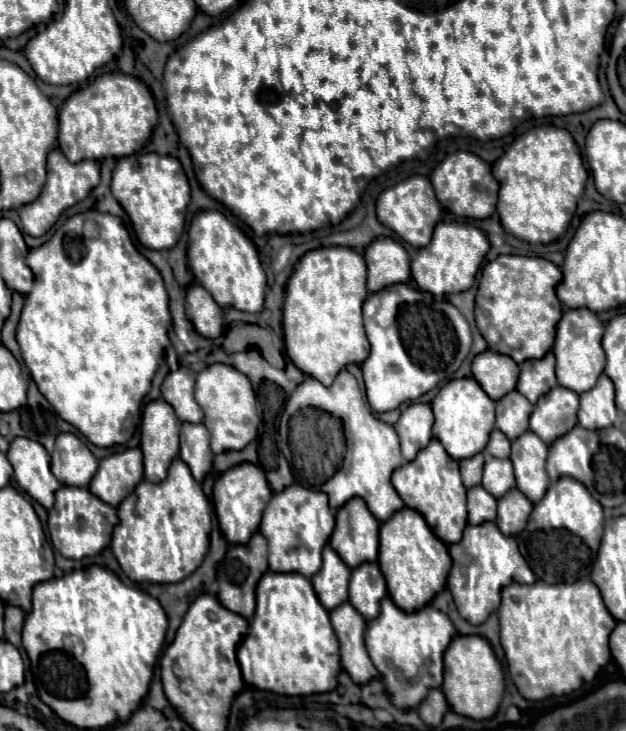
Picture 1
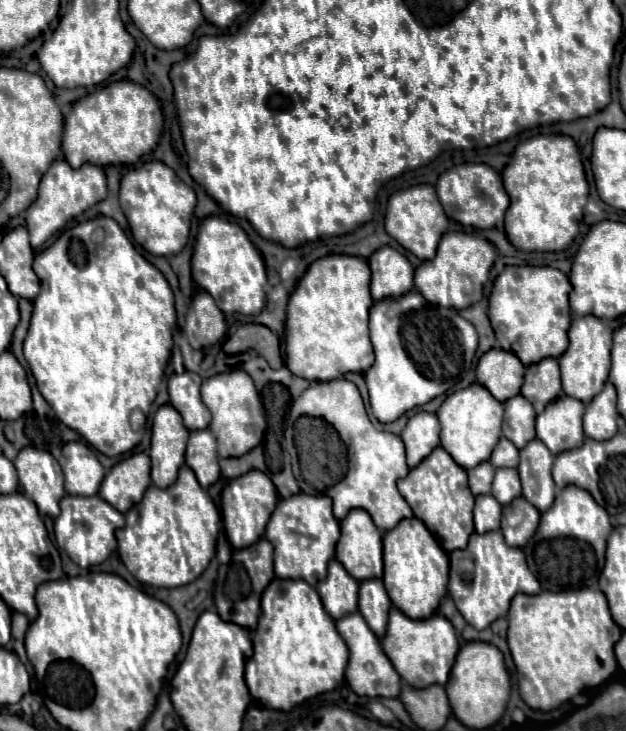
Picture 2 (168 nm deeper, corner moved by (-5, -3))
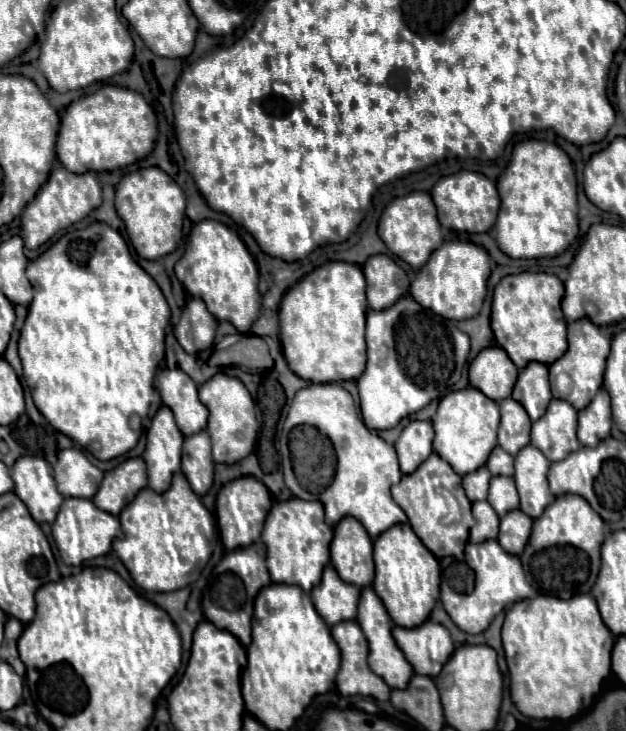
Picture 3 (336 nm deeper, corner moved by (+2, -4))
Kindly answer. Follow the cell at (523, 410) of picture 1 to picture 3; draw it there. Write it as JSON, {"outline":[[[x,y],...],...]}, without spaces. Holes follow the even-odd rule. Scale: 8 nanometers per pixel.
{"outline":[[[511,397],[501,401],[501,425],[499,425],[499,445],[509,453],[517,455],[525,445],[529,445],[531,419],[523,405]]]}

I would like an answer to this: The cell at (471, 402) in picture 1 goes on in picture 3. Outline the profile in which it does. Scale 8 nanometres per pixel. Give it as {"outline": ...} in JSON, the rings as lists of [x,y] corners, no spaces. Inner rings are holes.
{"outline":[[[465,387],[461,391],[445,395],[439,401],[437,413],[433,417],[433,427],[435,427],[435,439],[433,439],[435,453],[439,453],[445,461],[449,461],[455,473],[459,475],[473,473],[473,469],[485,465],[491,449],[497,445],[499,405],[493,399],[485,397],[479,389]]]}

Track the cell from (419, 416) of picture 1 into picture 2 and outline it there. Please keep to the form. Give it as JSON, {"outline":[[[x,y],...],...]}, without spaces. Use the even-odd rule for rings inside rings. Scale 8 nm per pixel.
{"outline":[[[416,412],[408,420],[400,438],[406,444],[406,458],[410,468],[420,464],[420,460],[424,460],[440,444],[438,434],[440,434],[440,424],[436,414]]]}

